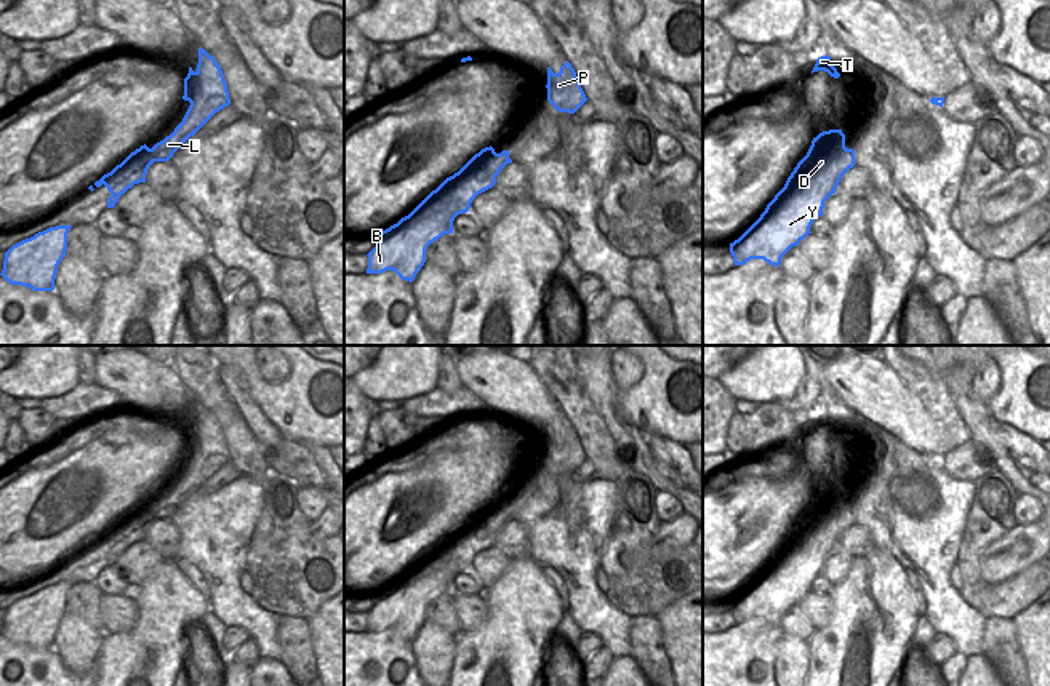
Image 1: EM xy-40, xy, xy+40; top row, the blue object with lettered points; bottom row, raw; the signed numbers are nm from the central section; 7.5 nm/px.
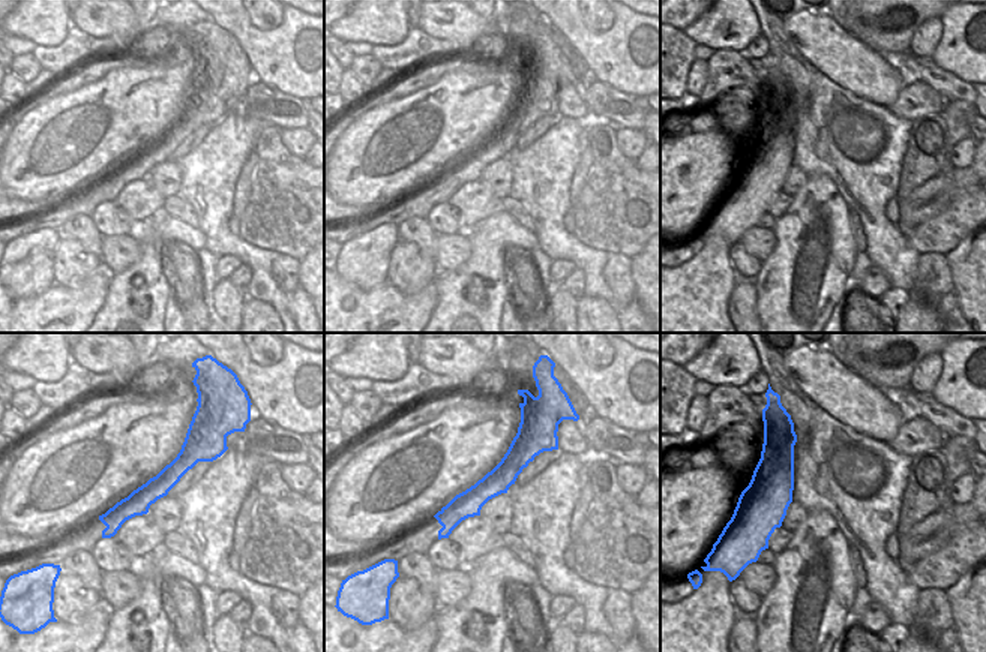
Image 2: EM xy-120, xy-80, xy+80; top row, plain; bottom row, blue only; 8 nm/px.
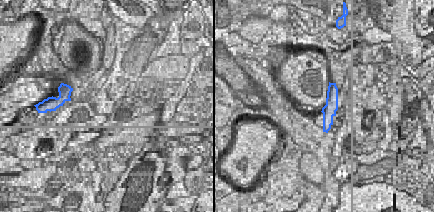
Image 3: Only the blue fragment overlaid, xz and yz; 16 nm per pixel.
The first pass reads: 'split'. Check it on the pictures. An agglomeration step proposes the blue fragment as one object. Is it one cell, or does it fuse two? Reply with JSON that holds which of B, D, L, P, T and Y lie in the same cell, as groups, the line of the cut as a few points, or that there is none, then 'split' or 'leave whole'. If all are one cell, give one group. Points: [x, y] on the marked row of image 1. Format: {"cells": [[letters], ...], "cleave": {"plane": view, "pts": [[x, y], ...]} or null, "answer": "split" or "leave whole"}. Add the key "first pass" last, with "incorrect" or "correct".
{"cells": [["B", "D", "T", "Y"], ["L", "P"]], "cleave": {"plane": "xy+40", "pts": [[845, 147], [842, 171], [821, 184], [812, 183], [804, 194]]}, "answer": "split", "first pass": "correct"}

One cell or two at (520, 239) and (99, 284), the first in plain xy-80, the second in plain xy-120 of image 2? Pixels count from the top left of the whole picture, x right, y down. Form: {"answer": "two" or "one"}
{"answer": "two"}

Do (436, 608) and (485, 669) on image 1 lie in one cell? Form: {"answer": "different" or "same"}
{"answer": "different"}

